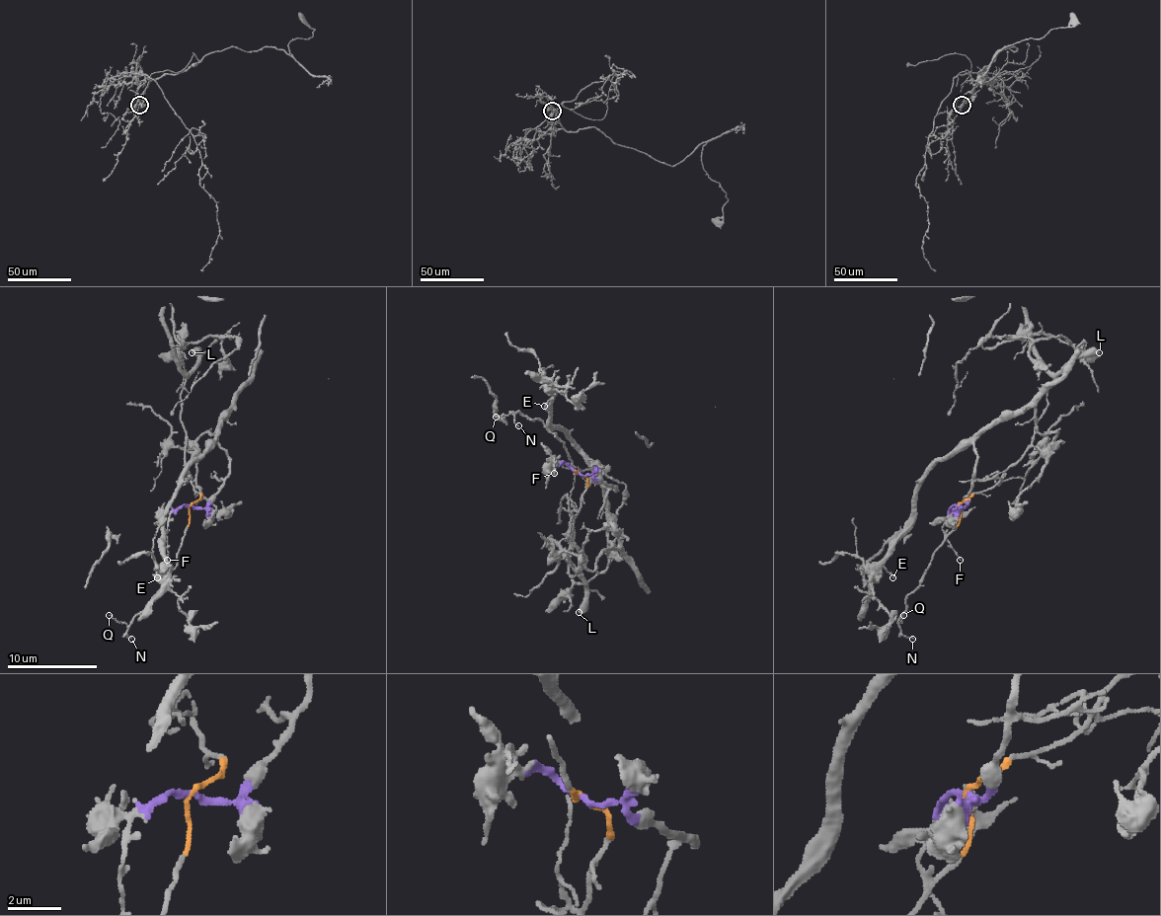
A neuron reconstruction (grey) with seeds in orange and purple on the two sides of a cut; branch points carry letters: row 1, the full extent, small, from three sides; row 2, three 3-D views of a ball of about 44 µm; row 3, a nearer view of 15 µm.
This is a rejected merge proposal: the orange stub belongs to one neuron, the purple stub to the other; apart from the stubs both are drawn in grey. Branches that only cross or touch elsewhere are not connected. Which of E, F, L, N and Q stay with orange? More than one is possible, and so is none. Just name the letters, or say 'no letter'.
L, N, Q

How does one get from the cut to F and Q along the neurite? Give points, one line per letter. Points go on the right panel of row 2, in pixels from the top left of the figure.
F: (958, 506), (954, 506), (942, 526), (949, 547), (961, 561)
Q: (958, 506), (958, 526), (933, 554), (931, 565), (906, 598), (906, 612), (899, 626), (904, 614)

